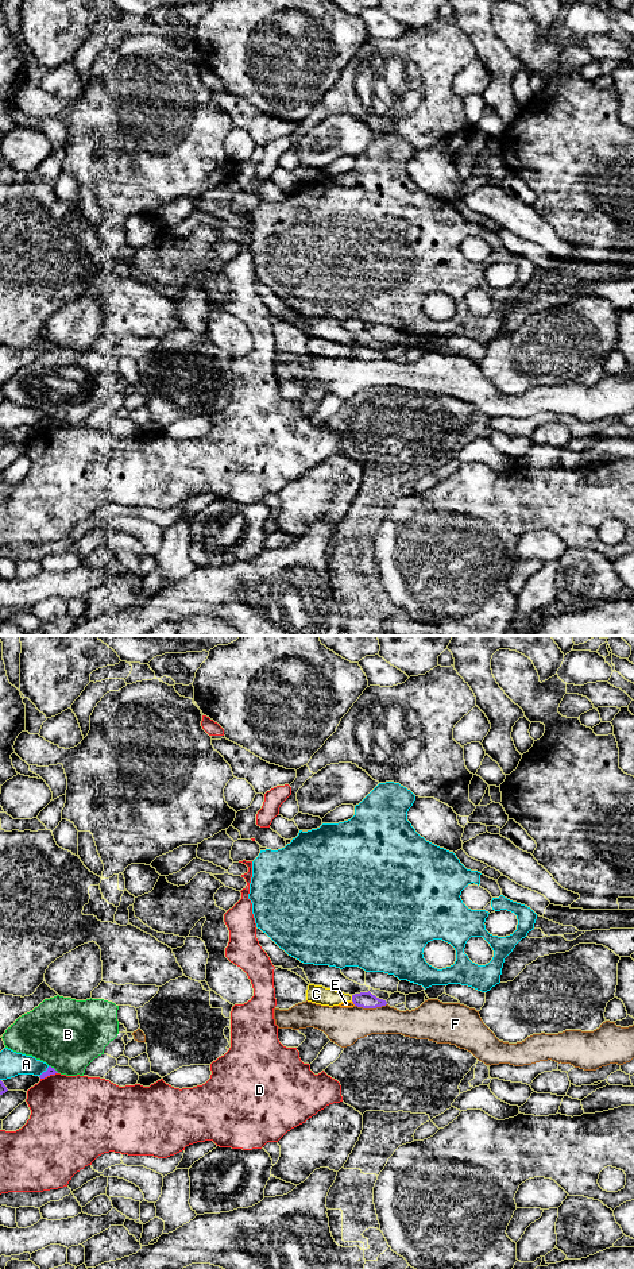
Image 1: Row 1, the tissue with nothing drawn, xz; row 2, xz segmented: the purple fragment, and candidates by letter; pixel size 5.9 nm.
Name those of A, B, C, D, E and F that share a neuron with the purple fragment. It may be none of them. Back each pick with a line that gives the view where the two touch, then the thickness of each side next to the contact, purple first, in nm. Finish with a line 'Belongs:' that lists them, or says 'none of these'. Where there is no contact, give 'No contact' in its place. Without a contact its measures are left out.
Belongs: none of these

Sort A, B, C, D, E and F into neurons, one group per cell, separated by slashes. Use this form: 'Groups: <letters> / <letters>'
Groups: A / B / C E / D / F

